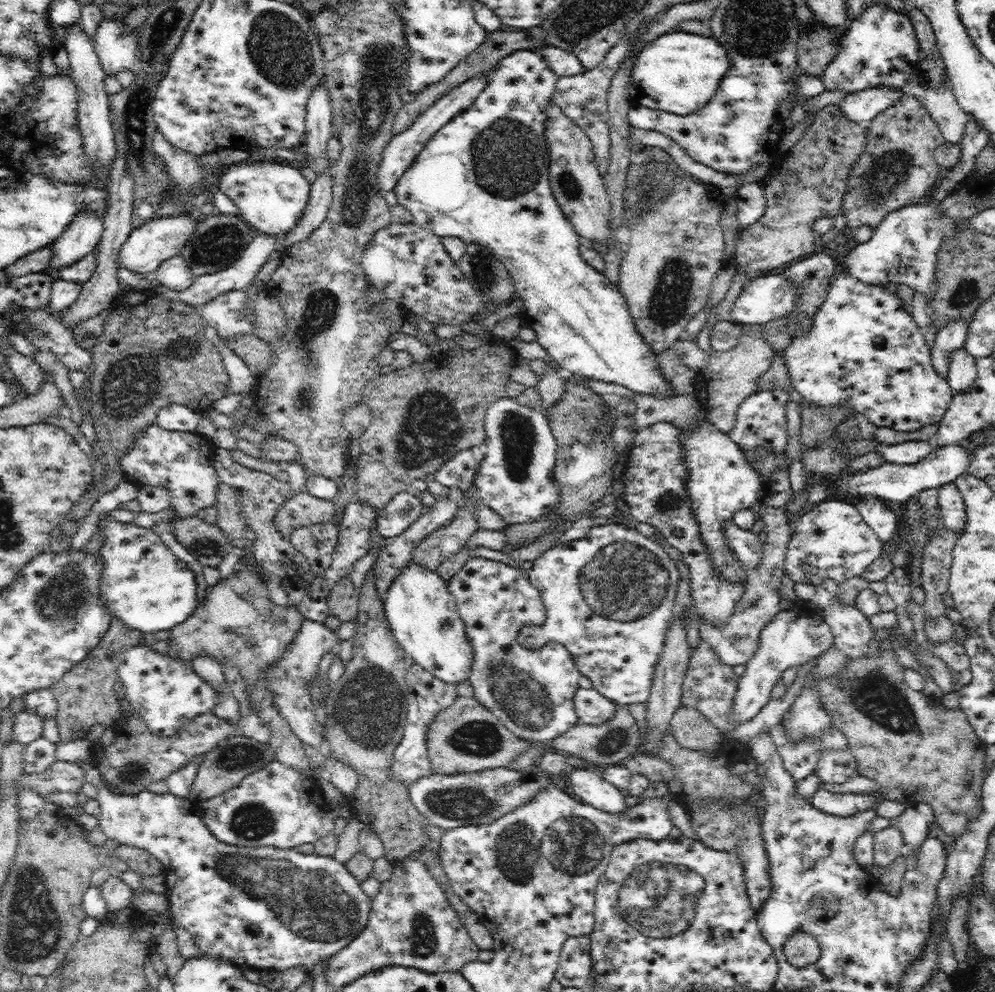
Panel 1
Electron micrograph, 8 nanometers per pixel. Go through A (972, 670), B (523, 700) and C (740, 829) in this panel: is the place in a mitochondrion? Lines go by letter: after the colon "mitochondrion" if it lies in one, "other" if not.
A: other
B: mitochondrion
C: mitochondrion

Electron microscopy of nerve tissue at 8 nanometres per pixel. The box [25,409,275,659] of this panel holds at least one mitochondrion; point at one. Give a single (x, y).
(63, 598)

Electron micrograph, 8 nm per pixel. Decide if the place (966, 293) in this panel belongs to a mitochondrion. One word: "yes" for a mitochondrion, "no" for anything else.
yes

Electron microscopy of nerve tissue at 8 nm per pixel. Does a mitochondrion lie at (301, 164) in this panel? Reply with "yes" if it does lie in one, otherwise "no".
no

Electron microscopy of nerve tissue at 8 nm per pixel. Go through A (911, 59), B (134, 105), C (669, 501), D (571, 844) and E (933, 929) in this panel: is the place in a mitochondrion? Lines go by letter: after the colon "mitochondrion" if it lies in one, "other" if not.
A: other
B: mitochondrion
C: mitochondrion
D: mitochondrion
E: other

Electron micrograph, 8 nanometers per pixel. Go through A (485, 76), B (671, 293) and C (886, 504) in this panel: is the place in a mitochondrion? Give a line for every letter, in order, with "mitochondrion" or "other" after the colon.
A: other
B: mitochondrion
C: other

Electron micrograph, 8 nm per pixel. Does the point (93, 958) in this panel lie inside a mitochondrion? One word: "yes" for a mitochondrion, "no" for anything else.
no

